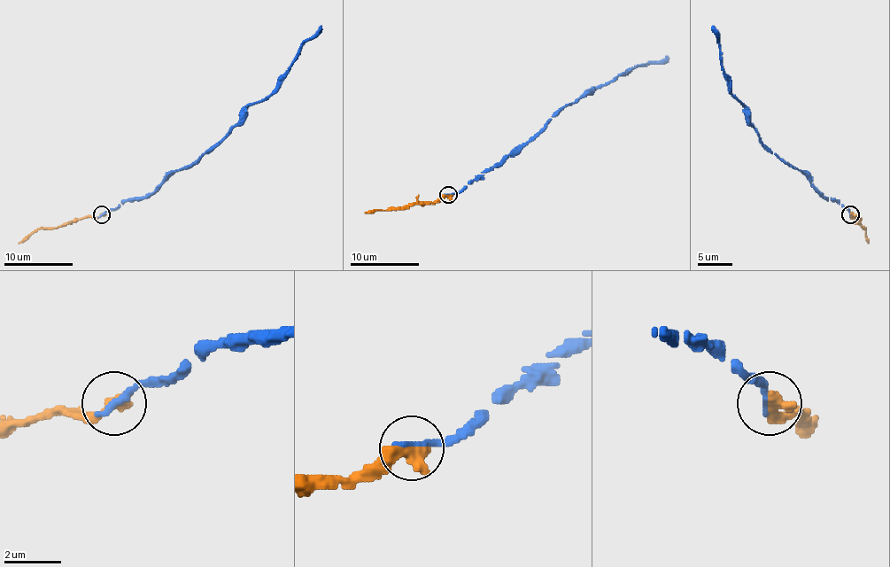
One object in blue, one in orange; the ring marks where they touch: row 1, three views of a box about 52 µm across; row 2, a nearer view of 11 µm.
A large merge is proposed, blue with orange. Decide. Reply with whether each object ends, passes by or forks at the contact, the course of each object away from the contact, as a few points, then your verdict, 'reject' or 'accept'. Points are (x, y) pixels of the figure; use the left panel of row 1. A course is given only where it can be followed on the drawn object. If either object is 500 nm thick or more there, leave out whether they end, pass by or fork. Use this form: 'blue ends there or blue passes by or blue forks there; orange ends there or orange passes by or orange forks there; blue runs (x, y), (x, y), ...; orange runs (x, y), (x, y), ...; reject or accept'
blue runs (101, 214), (150, 195), (172, 173), (194, 164), (250, 105), (270, 93), (297, 50), (321, 26); orange runs (101, 214), (97, 217), (63, 222), (55, 228), (34, 229), (19, 244); accept

